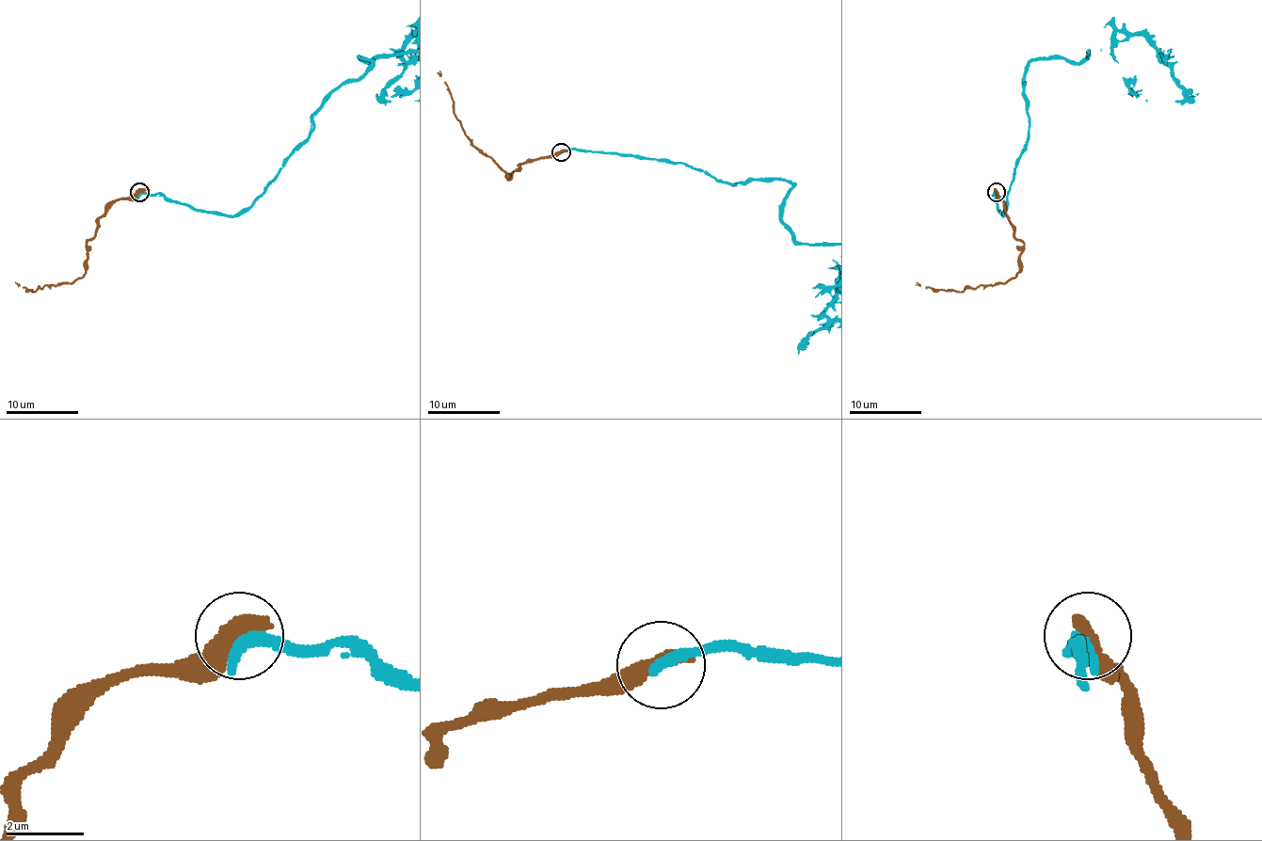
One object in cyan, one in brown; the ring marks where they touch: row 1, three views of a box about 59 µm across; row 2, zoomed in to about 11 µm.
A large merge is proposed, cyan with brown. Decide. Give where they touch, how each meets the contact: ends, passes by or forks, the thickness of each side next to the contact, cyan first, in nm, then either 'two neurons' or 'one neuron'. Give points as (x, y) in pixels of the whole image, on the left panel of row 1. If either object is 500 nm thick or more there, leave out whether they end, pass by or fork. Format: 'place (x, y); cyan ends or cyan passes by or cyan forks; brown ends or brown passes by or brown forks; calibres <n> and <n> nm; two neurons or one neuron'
place (139, 192); calibres 360 and 550 nm; two neurons

